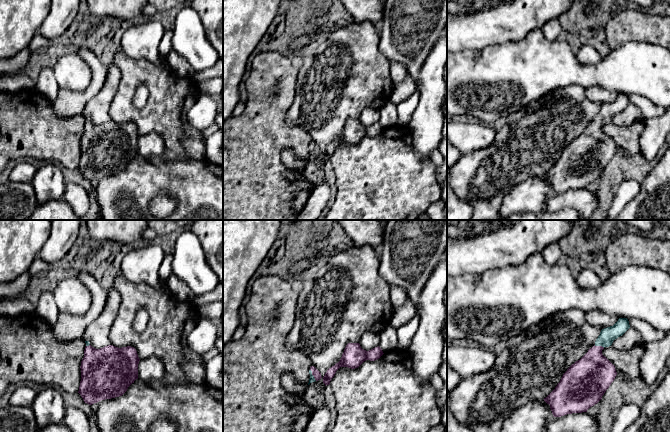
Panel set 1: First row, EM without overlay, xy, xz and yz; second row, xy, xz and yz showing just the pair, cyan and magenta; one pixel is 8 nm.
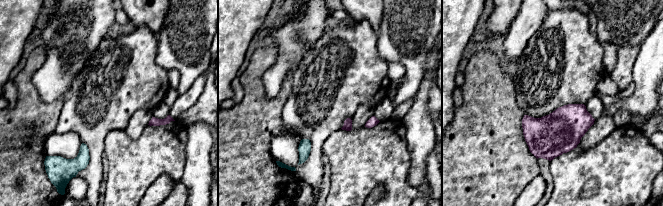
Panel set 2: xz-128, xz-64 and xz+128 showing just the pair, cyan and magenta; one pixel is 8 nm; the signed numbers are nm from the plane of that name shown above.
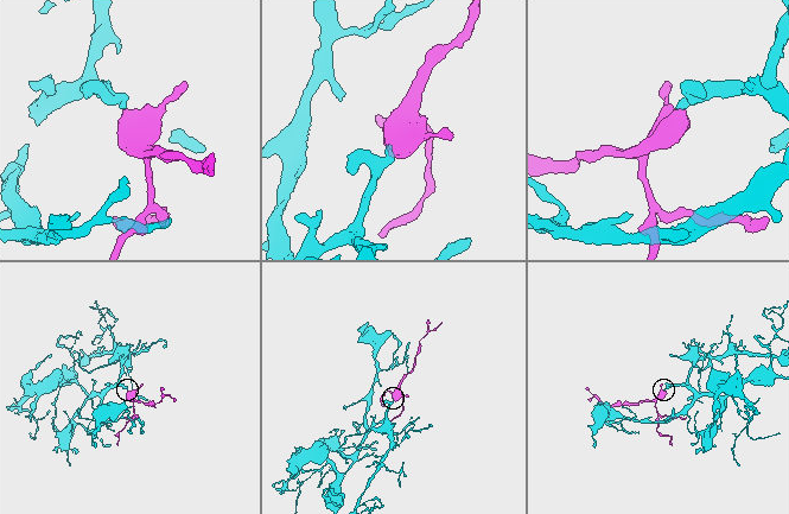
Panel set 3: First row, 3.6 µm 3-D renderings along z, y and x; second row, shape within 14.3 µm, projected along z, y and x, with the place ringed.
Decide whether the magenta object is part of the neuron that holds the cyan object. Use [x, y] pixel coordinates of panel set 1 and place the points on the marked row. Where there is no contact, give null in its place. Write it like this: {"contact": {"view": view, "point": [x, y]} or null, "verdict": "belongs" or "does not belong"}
{"contact": {"view": "yz", "point": [599, 345]}, "verdict": "belongs"}

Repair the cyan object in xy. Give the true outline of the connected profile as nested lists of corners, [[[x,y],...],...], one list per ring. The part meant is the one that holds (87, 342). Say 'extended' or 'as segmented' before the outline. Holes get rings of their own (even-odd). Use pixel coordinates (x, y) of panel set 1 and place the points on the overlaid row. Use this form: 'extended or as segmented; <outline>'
extended; [[[85,341],[81,361],[81,381],[78,393],[92,405],[101,400],[122,396],[138,379],[139,357],[134,347],[108,345],[100,349]]]

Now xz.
extended; [[[314,366],[310,367],[309,374],[310,374],[310,379],[308,385],[322,378],[321,373]]]

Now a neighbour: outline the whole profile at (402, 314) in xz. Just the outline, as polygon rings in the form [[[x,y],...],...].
[[[408,298],[404,304],[394,307],[390,325],[398,328],[409,322],[416,314],[417,307]]]

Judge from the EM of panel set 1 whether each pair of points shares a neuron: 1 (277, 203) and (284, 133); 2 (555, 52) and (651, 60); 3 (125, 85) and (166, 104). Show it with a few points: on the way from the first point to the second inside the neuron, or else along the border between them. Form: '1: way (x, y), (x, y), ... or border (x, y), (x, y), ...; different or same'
1: way (274, 186), (274, 150); same
2: way (579, 72), (616, 72), (627, 70); same
3: way (136, 79), (145, 79), (159, 93); same

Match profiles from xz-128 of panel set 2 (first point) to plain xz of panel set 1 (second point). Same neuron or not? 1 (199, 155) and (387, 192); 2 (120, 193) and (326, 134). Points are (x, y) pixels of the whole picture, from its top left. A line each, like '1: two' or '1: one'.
1: two
2: two

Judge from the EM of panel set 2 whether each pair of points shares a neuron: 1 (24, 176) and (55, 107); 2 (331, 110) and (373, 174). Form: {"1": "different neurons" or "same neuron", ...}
{"1": "same neuron", "2": "different neurons"}

